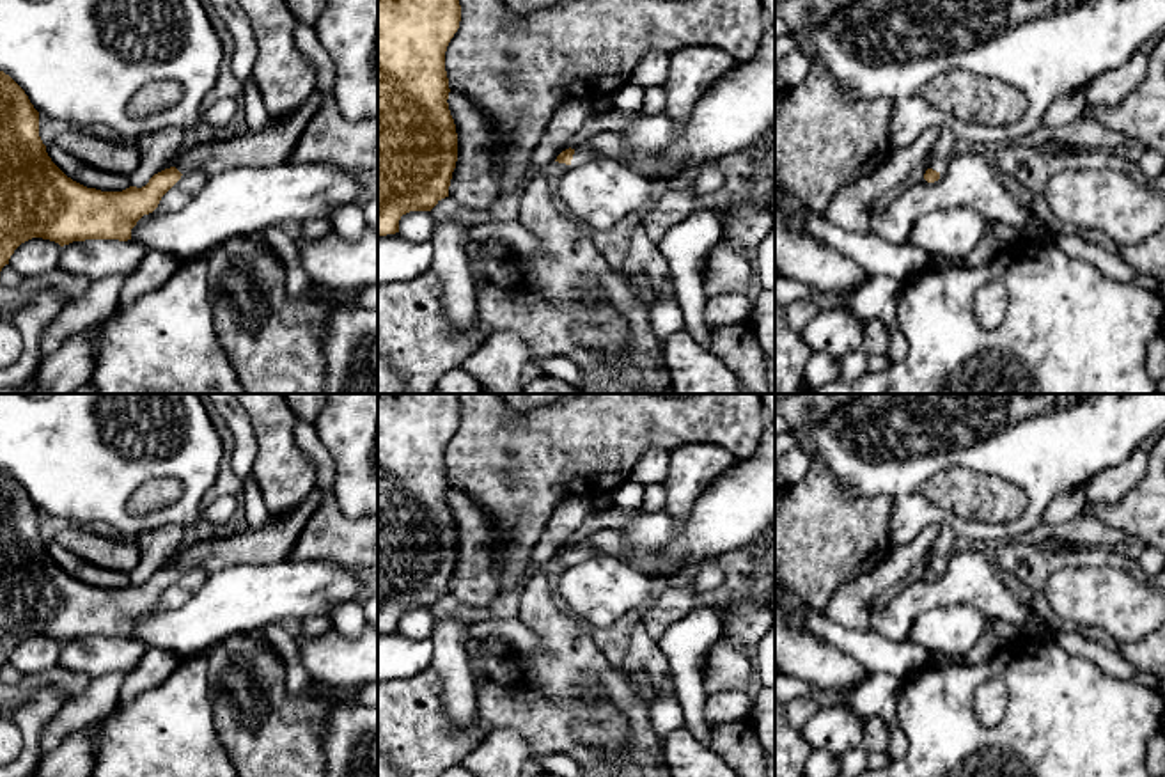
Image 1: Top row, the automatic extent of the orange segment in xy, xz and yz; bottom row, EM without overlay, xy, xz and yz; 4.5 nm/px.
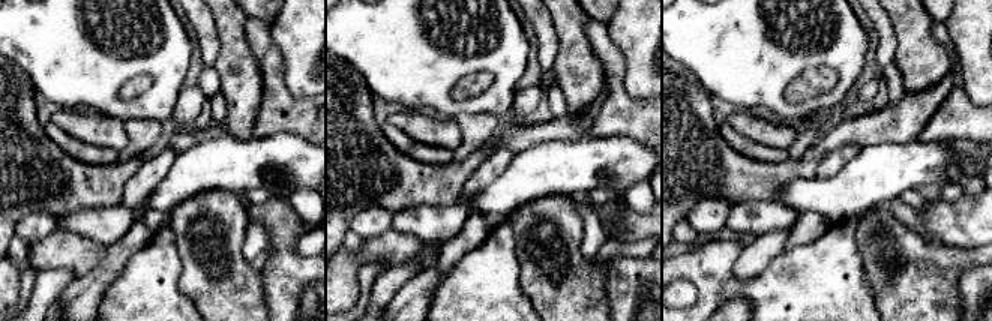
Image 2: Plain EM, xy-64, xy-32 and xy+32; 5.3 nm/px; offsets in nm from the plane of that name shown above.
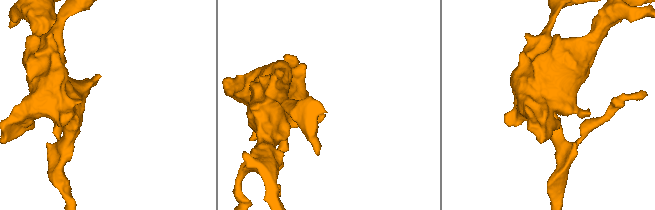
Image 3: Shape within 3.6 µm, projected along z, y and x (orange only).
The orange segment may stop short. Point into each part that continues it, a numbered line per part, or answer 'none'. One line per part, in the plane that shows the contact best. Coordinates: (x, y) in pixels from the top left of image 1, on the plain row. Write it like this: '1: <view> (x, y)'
1: xz (609, 541)

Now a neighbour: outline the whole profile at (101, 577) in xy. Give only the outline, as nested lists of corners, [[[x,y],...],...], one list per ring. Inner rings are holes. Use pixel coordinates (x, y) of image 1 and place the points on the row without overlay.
[[[57,541],[48,543],[46,550],[67,575],[87,585],[96,585],[101,589],[122,589],[131,584],[129,573],[98,568],[80,559]]]

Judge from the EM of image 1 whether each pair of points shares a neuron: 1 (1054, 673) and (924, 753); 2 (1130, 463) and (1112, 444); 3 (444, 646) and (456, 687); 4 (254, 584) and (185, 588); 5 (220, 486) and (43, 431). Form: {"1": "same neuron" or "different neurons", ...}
{"1": "same neuron", "2": "different neurons", "3": "same neuron", "4": "different neurons", "5": "different neurons"}

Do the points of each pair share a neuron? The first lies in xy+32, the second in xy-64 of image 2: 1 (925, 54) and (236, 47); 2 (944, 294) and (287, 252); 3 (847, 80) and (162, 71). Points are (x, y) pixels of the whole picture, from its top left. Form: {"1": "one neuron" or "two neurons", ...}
{"1": "one neuron", "2": "two neurons", "3": "one neuron"}

